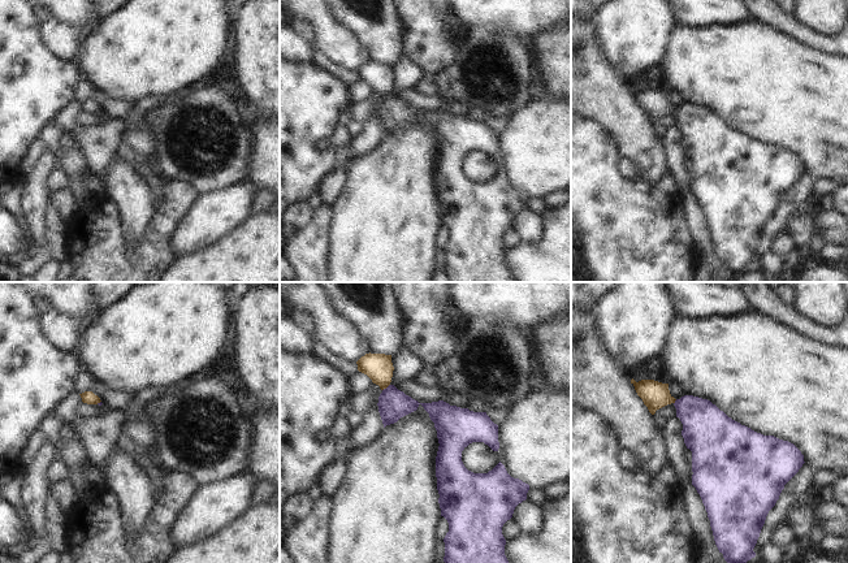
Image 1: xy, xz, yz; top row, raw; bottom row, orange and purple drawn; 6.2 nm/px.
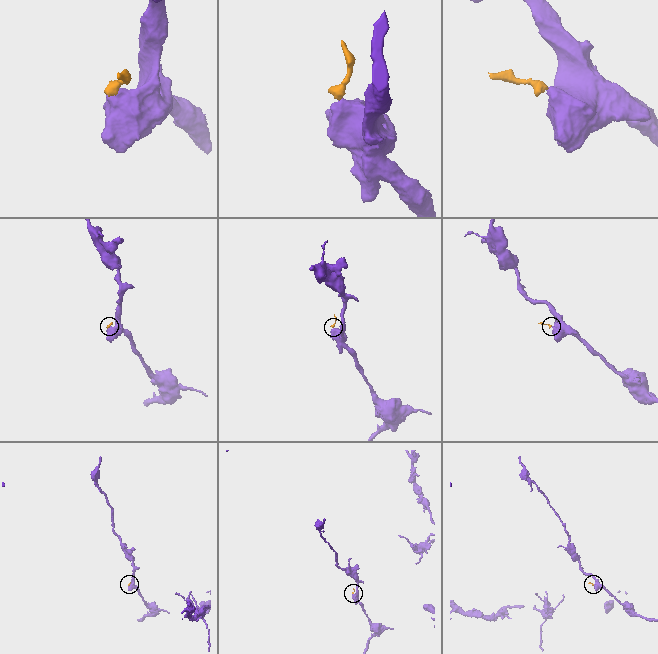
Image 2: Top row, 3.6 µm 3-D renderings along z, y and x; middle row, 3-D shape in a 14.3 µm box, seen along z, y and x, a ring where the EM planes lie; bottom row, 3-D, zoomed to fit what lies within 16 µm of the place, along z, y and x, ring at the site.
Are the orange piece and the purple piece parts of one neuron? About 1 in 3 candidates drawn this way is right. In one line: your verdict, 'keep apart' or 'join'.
keep apart

